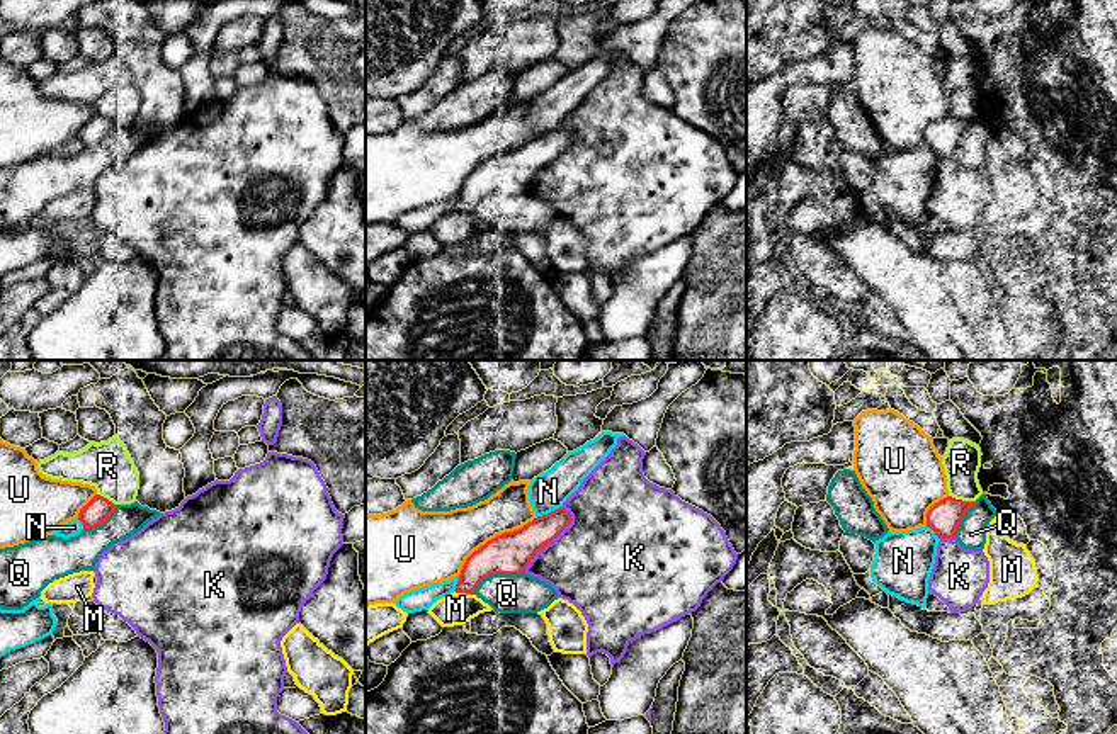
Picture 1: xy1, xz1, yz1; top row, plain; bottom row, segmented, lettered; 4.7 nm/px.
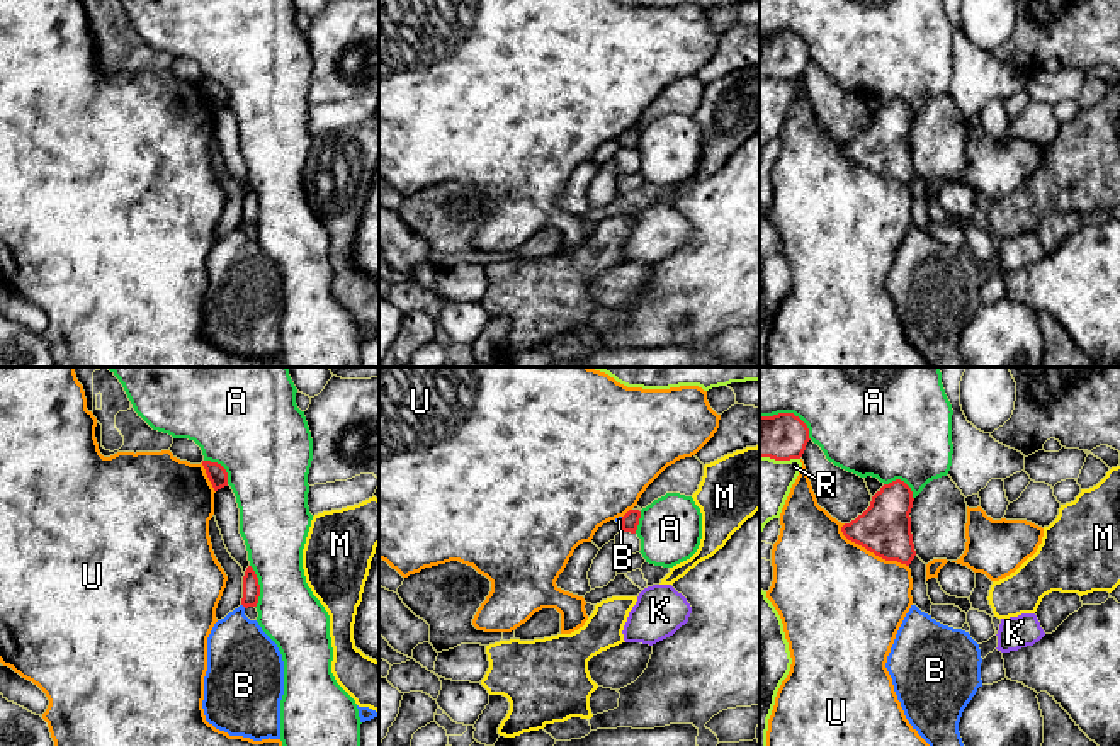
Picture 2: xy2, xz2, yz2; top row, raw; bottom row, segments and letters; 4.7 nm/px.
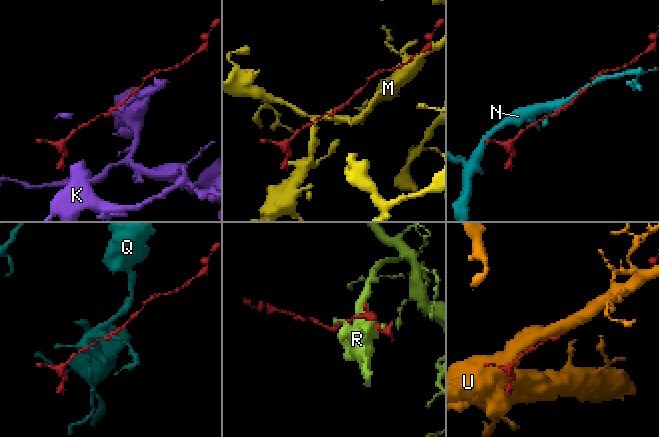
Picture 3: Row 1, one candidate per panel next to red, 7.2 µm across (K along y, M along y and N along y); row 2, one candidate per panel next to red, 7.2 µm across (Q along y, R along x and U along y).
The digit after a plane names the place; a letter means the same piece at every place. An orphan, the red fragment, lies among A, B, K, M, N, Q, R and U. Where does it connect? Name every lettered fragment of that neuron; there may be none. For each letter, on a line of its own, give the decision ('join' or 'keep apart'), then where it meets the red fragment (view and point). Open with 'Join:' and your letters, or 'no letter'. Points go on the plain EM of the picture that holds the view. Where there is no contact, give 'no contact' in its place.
Join: B
A: keep apart | yz2 (791, 33)
B: join | xy2 (243, 225)
K: keep apart | xz1 (551, 160)
M: keep apart | xz1 (464, 211)
N: keep apart | xz1 (548, 133)
Q: keep apart | xz1 (497, 192)
R: keep apart | yz1 (961, 119)
U: keep apart | xz1 (492, 158)

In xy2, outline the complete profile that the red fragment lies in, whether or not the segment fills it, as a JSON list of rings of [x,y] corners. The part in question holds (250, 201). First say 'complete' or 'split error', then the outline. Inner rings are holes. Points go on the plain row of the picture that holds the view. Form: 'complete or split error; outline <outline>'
complete; outline [[[248,185],[246,190],[245,190],[245,195],[243,195],[243,218],[241,218],[241,224],[245,228],[257,226],[258,216],[260,216],[258,197],[257,197],[253,187]]]

